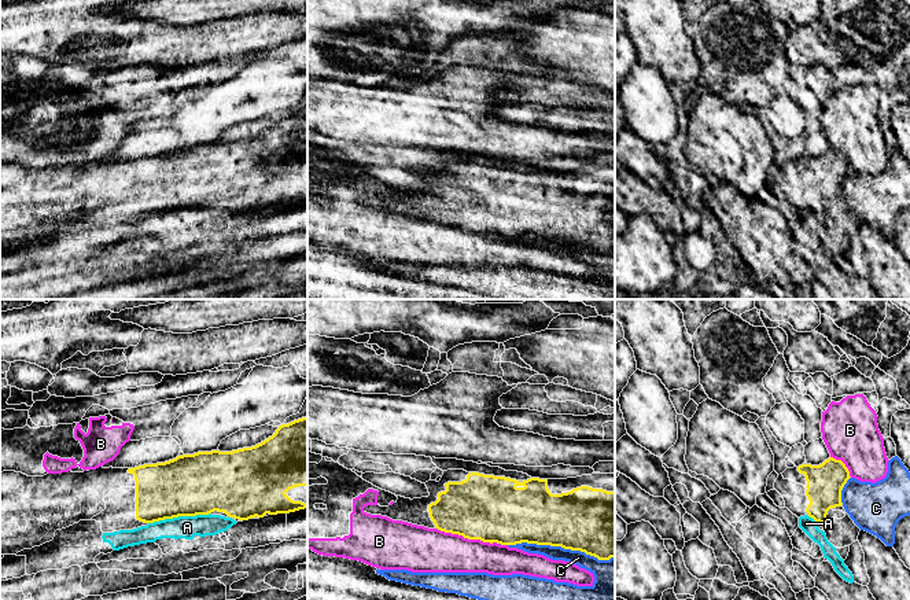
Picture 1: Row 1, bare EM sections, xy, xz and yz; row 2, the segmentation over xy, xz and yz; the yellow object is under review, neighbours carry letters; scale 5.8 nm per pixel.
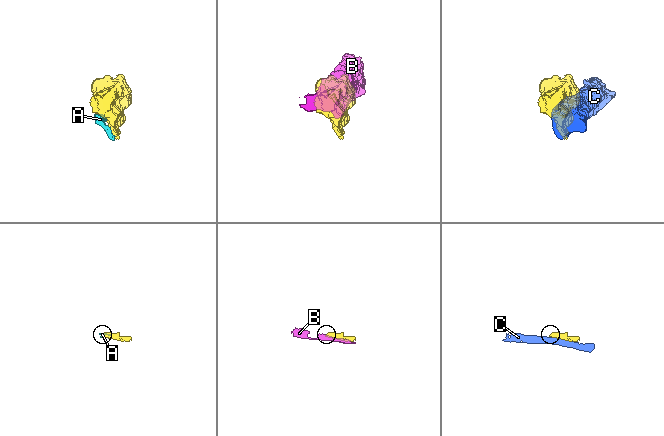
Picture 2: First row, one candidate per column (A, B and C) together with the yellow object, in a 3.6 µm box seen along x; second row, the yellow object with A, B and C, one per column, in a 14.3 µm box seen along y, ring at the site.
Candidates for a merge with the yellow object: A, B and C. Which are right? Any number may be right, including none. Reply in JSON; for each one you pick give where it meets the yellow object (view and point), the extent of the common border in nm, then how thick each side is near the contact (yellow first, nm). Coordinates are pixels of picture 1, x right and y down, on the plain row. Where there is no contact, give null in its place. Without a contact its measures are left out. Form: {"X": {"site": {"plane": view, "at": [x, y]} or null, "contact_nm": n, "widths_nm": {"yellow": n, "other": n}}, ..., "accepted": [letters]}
{"accepted": []}

